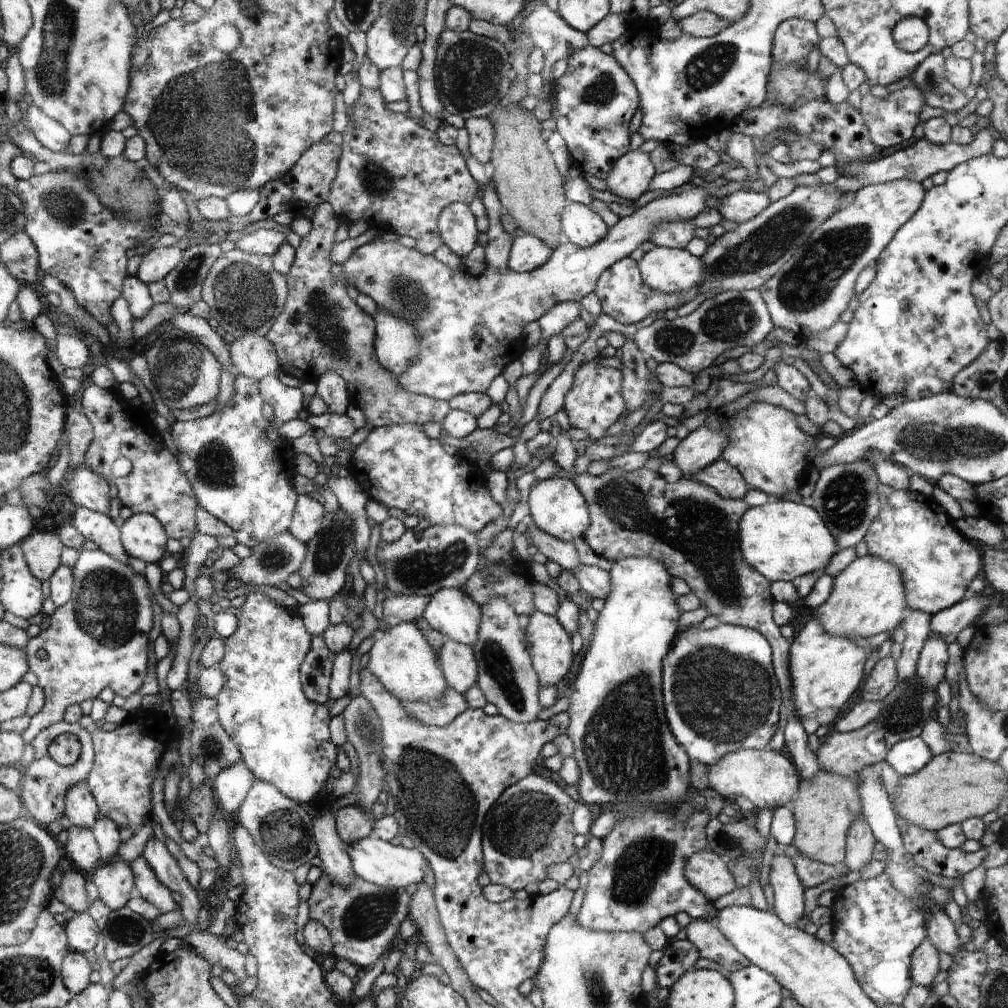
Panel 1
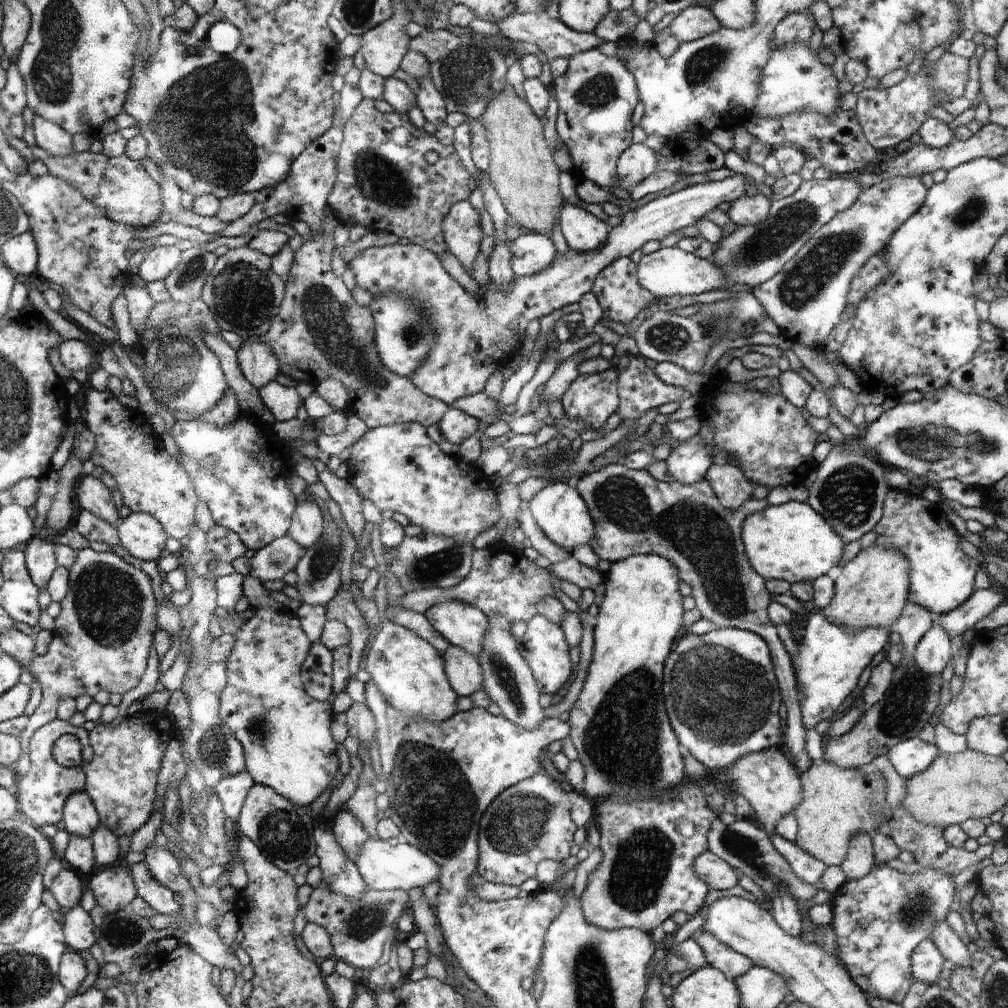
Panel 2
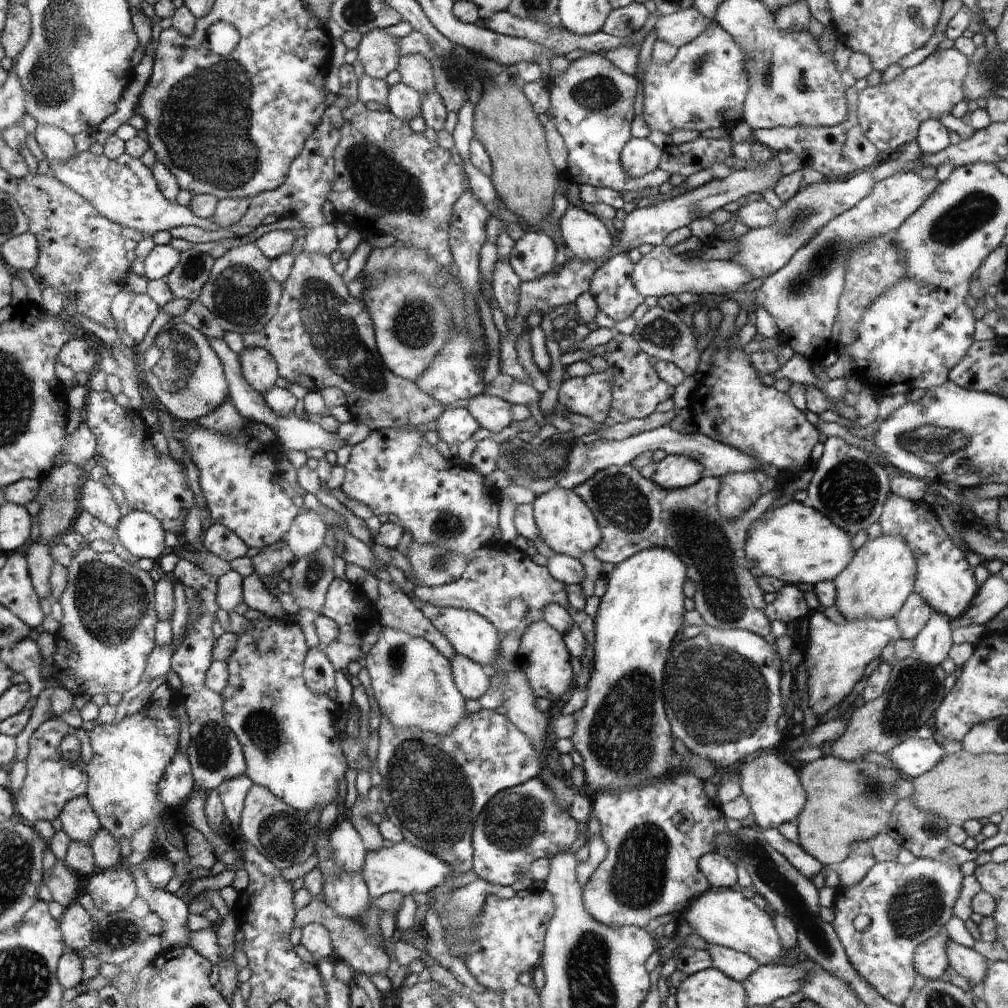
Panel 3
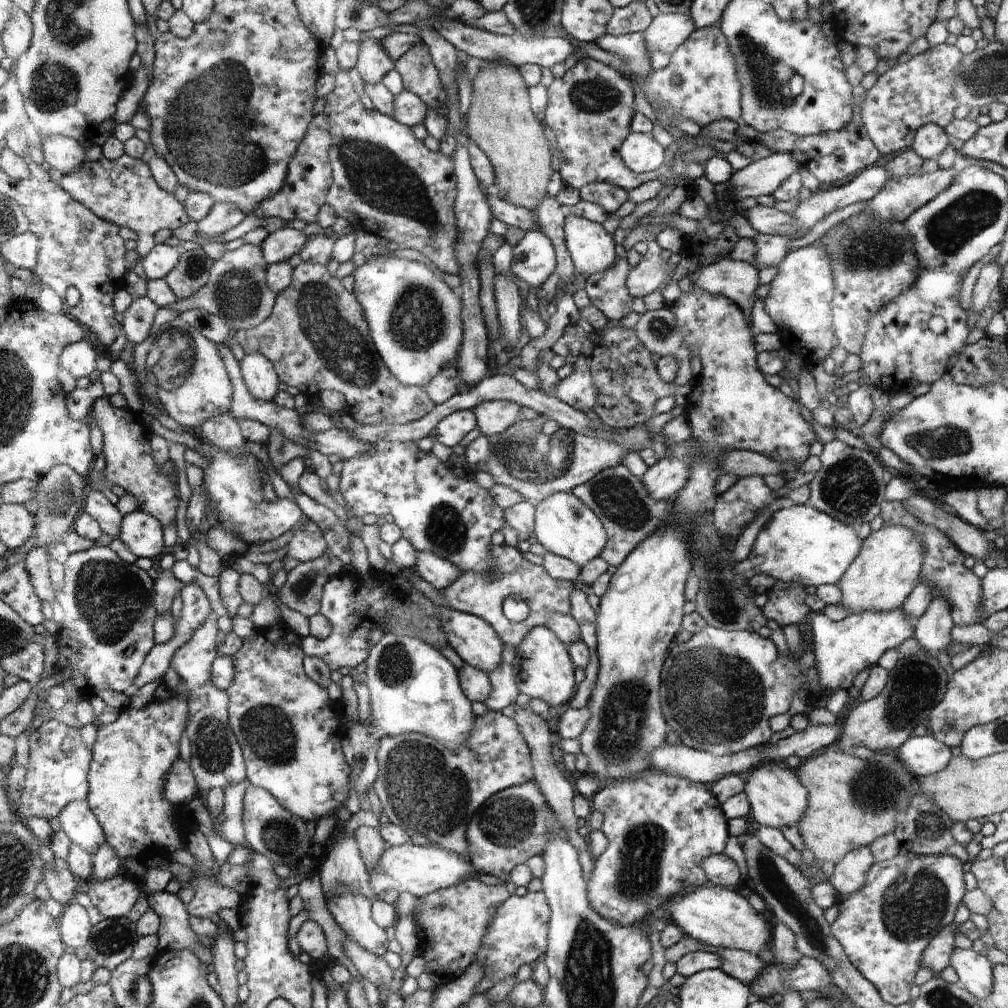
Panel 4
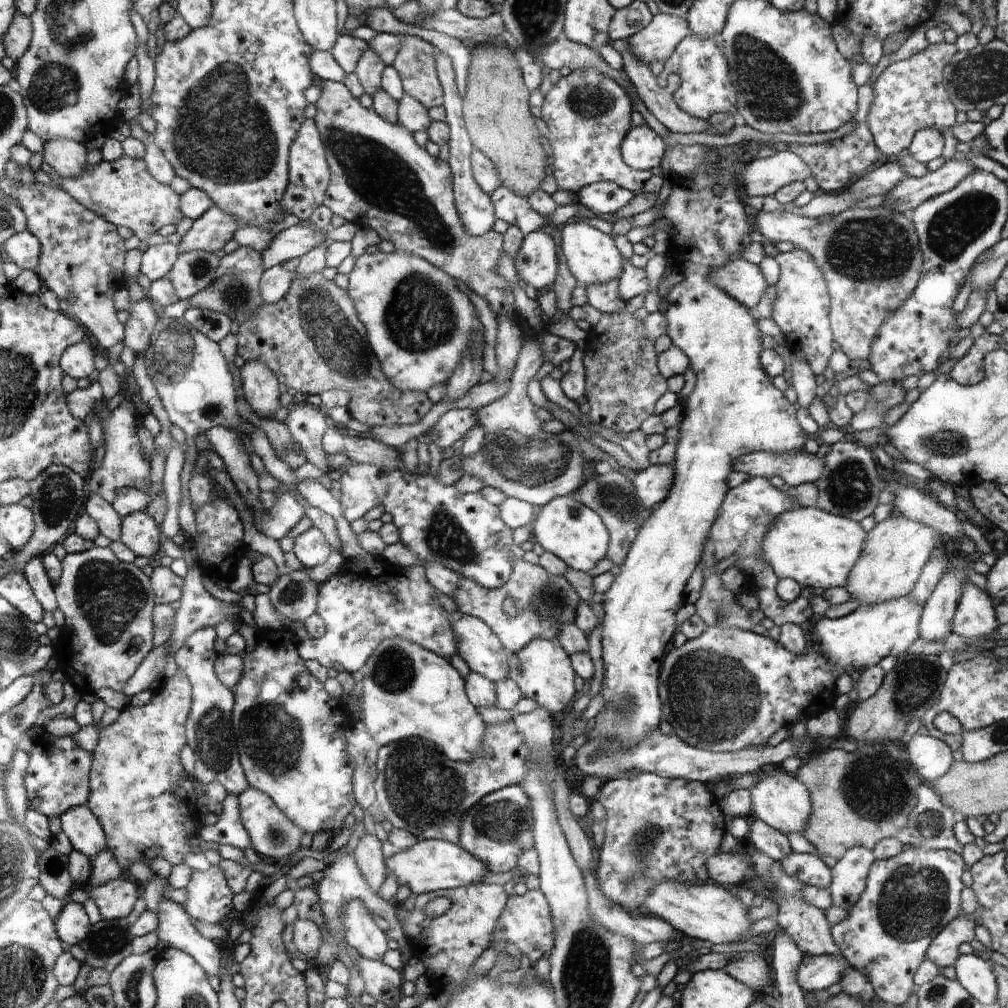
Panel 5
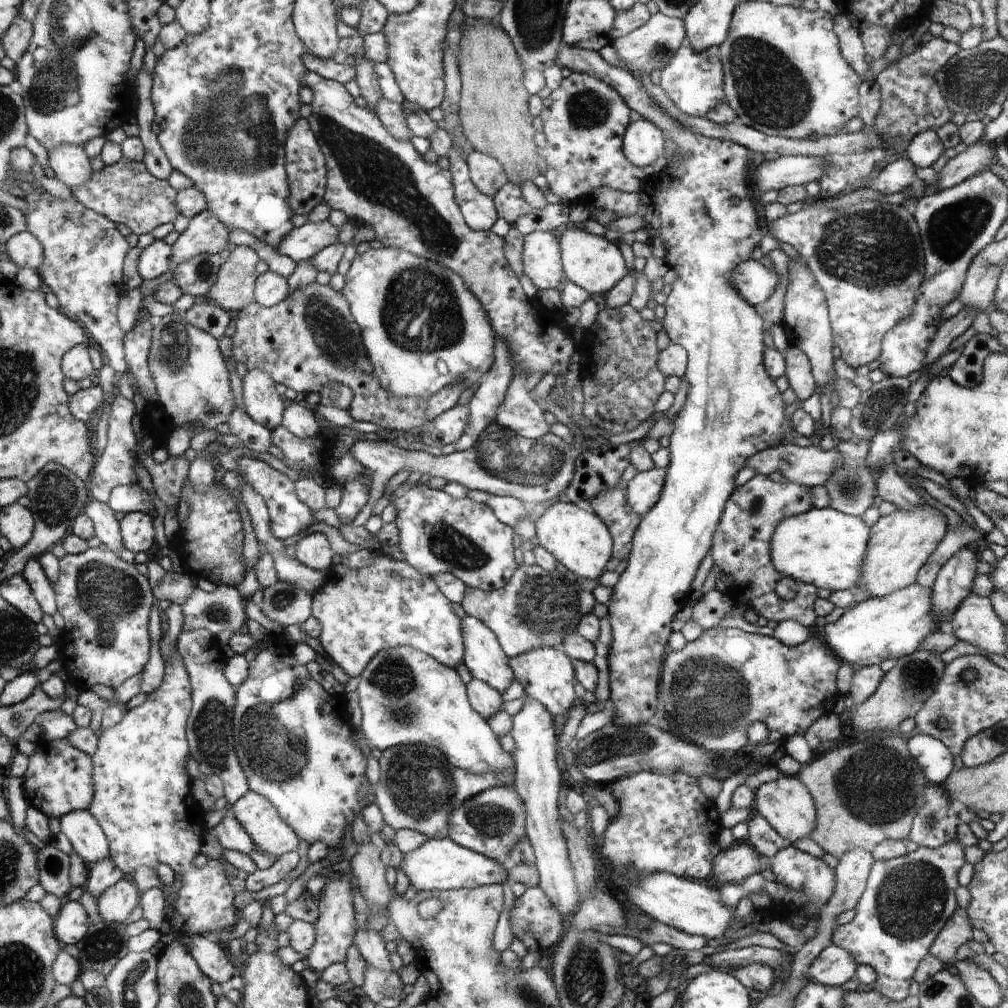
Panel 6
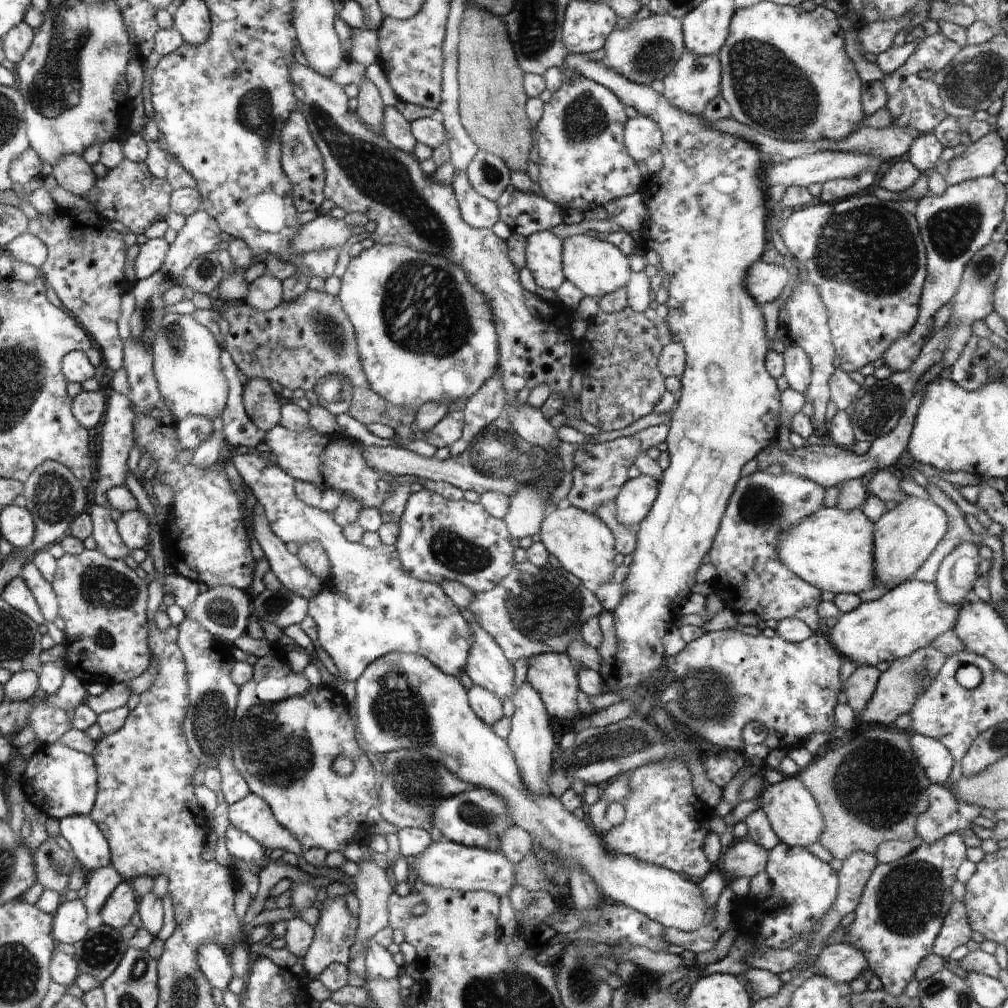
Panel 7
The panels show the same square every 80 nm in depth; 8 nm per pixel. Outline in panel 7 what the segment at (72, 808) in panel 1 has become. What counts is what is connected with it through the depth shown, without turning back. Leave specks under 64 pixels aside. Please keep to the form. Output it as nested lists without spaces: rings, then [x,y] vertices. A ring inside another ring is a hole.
[[[90,814],[60,819],[59,825],[60,834],[70,843],[71,854],[88,872],[111,862],[108,841]]]

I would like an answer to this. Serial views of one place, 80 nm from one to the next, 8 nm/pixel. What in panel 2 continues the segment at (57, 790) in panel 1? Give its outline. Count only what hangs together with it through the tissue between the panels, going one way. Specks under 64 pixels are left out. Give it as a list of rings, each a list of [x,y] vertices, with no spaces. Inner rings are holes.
[[[56,718],[52,723],[45,724],[32,736],[28,750],[31,764],[26,775],[18,780],[17,791],[22,816],[28,818],[36,828],[56,825],[57,822],[64,819],[65,803],[68,802],[69,796],[85,790],[86,772],[83,766],[63,767],[54,760],[52,747],[55,740],[62,735],[74,735],[81,742],[83,766],[93,757],[89,732],[75,721],[66,722]]]

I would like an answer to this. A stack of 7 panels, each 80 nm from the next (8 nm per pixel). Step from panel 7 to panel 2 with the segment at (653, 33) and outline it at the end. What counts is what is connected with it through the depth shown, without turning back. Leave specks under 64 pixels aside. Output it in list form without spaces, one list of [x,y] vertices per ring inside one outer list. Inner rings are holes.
[[[700,5],[686,7],[670,24],[678,42],[688,42],[716,33],[722,27],[712,11]]]

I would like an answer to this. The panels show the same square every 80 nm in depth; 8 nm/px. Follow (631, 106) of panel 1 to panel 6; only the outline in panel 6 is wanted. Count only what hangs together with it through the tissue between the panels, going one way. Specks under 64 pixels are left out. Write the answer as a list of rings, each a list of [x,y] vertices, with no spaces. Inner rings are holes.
[[[571,73],[543,100],[543,111],[540,118],[543,122],[543,132],[548,143],[543,148],[544,162],[547,170],[544,176],[550,186],[550,191],[566,200],[566,204],[589,202],[599,188],[610,187],[625,193],[640,190],[648,176],[637,165],[633,165],[624,151],[624,136],[630,124],[630,107],[621,94],[608,83],[586,73]]]

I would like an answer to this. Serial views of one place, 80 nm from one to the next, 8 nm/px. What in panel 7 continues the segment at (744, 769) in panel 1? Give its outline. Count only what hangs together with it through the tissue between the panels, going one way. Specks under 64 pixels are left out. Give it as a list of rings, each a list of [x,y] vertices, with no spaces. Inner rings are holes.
[[[798,775],[784,776],[780,782],[766,784],[757,800],[782,843],[791,847],[807,848],[809,844],[814,844],[818,840],[824,828],[823,818],[816,799]]]

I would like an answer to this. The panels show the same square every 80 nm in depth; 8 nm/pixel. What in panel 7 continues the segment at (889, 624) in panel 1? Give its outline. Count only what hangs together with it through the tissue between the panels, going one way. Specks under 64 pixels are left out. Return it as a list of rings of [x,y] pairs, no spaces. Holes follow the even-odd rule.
[[[907,496],[890,511],[886,511],[874,524],[874,566],[876,566],[876,584],[895,587],[911,580],[922,564],[934,552],[944,538],[948,528],[948,517],[931,499],[919,499]]]

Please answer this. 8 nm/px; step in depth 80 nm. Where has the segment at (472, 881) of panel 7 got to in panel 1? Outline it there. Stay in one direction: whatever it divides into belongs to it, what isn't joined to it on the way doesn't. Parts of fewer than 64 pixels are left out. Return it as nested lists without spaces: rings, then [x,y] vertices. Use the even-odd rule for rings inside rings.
[[[370,836],[346,847],[354,872],[365,881],[381,887],[406,887],[418,884],[424,878],[429,862],[418,849],[407,849],[402,845],[392,845],[389,841]]]

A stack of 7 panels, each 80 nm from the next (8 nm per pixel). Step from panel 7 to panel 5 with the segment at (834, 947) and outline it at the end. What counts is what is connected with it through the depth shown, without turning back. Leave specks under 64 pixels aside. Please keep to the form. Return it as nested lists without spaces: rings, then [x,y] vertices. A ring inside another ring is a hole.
[[[808,955],[797,970],[797,983],[802,992],[826,991],[829,986],[842,979],[842,969],[848,963],[844,956]]]

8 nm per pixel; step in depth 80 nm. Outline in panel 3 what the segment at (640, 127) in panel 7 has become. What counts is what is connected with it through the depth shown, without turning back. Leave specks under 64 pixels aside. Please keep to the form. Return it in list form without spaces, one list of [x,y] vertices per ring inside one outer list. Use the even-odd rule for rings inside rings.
[[[633,138],[625,144],[621,152],[622,168],[631,177],[648,175],[660,168],[662,155],[662,150],[648,139]]]

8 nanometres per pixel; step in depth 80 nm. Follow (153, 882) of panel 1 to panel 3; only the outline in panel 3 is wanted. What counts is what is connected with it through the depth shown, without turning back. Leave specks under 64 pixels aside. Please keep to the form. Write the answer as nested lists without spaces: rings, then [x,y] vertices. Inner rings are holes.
[[[143,864],[132,869],[137,896],[142,896],[150,910],[163,919],[164,926],[160,938],[167,948],[188,947],[190,931],[186,928],[189,905],[165,888],[152,884],[145,873]]]

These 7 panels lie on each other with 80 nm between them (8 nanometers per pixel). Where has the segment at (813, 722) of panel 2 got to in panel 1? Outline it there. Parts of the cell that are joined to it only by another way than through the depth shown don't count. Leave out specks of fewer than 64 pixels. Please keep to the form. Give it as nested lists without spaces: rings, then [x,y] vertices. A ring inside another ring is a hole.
[[[814,616],[810,622],[793,636],[790,648],[790,676],[793,688],[793,706],[807,734],[814,734],[820,726],[830,727],[838,712],[850,696],[856,692],[862,680],[864,662],[874,648],[888,638],[889,633],[880,633],[867,639],[866,647],[858,646],[846,637],[835,637],[821,627],[821,622]]]

